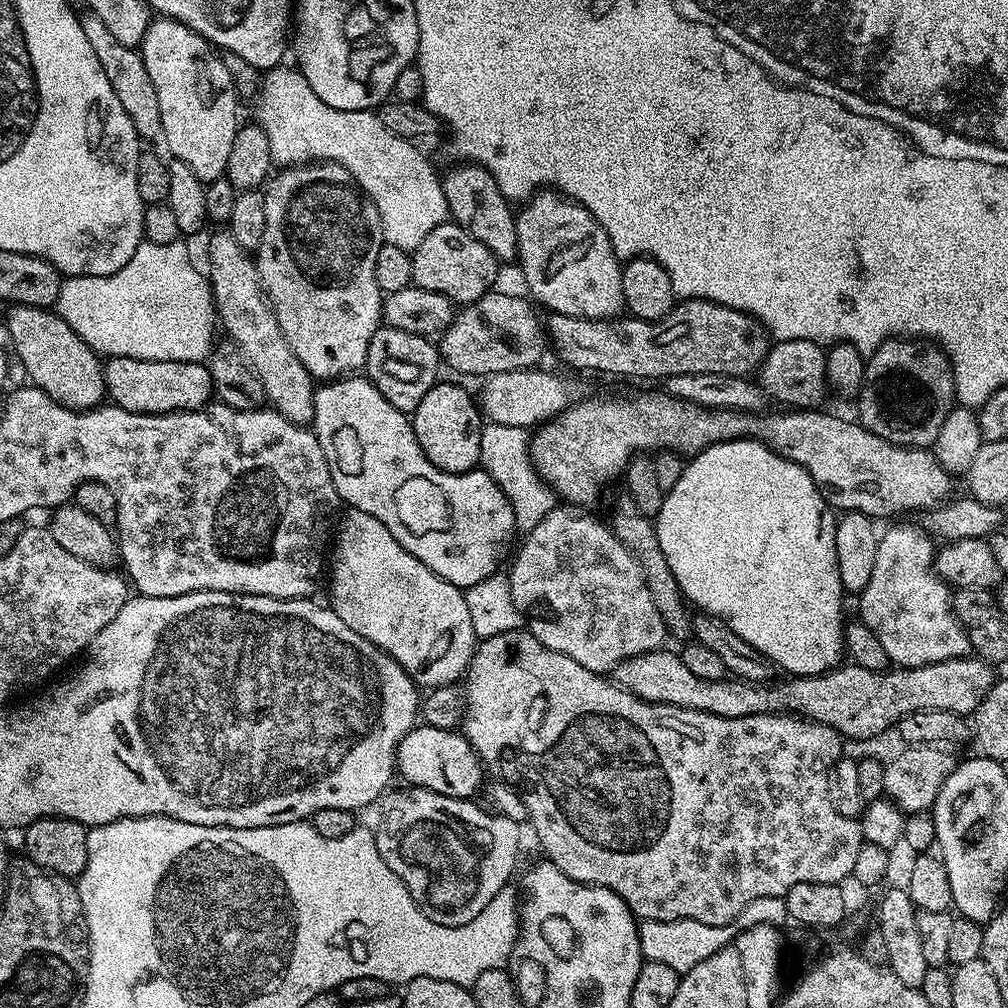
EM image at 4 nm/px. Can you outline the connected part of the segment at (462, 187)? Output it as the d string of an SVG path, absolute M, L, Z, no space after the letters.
M471 162L459 166L461 168L452 168L442 176L449 217L474 238L478 238L478 242L486 245L496 255L497 261L515 261L516 218L513 205L504 197L502 190L498 190L498 182L494 182L485 168Z

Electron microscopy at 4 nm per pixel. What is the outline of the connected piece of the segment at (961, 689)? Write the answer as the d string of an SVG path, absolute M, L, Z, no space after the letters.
M657 650L635 656L623 662L614 670L615 683L626 691L632 692L638 698L648 700L651 704L673 704L686 710L695 712L709 712L722 718L746 718L747 716L767 716L769 714L795 714L800 718L807 718L818 724L829 724L841 737L852 740L872 740L883 734L887 728L895 729L902 718L915 712L929 712L930 710L946 710L962 717L975 713L976 708L986 698L994 683L993 665L987 660L969 654L950 658L942 662L934 662L917 668L893 667L891 670L879 672L866 670L862 666L848 662L843 666L832 668L817 676L794 676L784 678L781 684L773 682L749 682L739 678L725 678L706 682L696 677L675 651Z

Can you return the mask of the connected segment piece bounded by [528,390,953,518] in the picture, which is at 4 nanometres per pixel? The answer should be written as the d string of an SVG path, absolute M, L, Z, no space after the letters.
M667 391L660 392L644 392L641 396L632 396L629 400L591 400L585 398L579 404L572 405L566 411L560 413L559 416L544 422L539 425L531 433L530 443L528 445L528 453L532 456L532 465L536 468L536 472L548 483L549 488L556 493L557 497L565 505L568 506L592 506L596 499L600 496L600 487L603 484L608 484L612 479L623 477L624 469L628 467L628 461L637 454L652 454L657 450L675 450L685 457L691 458L697 452L704 451L705 448L720 444L723 440L758 440L765 444L767 448L772 448L780 456L785 456L790 462L794 462L798 466L802 466L812 476L814 481L820 488L820 493L823 494L828 507L833 510L839 510L841 513L846 512L861 512L873 518L879 516L894 516L898 512L912 512L918 508L919 510L927 510L936 507L937 504L943 504L953 495L952 480L953 477L944 469L938 461L936 461L935 451L927 448L903 448L897 444L886 442L882 438L878 438L874 434L870 434L858 422L852 424L848 420L843 420L840 416L831 416L825 410L778 410L782 412L772 412L773 410L765 411L763 414L757 415L755 412L739 412L738 410L722 410L721 408L703 408L697 404L691 404L685 400L677 400L675 396L669 396Z

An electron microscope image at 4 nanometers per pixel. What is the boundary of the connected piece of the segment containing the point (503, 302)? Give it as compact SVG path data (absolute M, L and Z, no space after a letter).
M489 290L485 296L478 298L473 304L463 305L453 315L452 324L442 333L438 340L438 347L443 363L448 364L456 372L464 376L480 376L487 378L499 372L523 372L525 368L536 368L539 360L544 356L546 348L546 328L542 323L542 316L535 312L531 299L523 300L520 296L511 296L508 292Z

